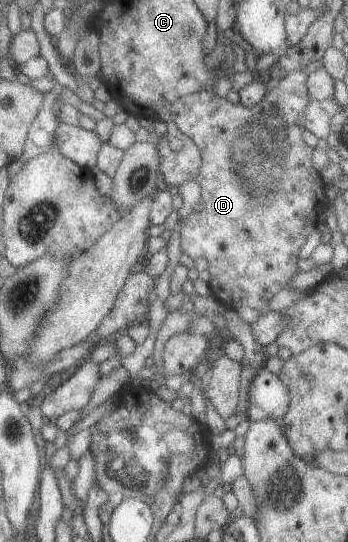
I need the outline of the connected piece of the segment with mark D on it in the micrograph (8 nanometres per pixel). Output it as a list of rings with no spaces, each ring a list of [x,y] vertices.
[[[304,70],[290,71],[288,74],[280,77],[280,81],[268,90],[266,95],[258,101],[252,107],[245,107],[239,102],[236,104],[226,101],[225,98],[218,97],[212,90],[201,91],[178,97],[176,101],[170,103],[168,113],[170,115],[171,123],[182,133],[186,135],[186,138],[190,138],[191,141],[198,147],[201,156],[201,165],[198,169],[196,179],[198,186],[200,187],[200,201],[192,207],[192,211],[186,215],[185,219],[182,219],[180,223],[180,229],[178,229],[180,239],[180,251],[182,254],[187,255],[191,261],[198,258],[206,260],[208,264],[207,275],[208,285],[210,288],[210,296],[221,304],[225,310],[235,310],[236,308],[247,306],[250,309],[260,310],[260,308],[268,302],[268,299],[287,287],[288,282],[292,279],[292,275],[299,269],[296,267],[298,261],[298,253],[300,247],[302,248],[305,240],[312,229],[319,229],[317,227],[316,220],[320,213],[323,212],[328,205],[325,198],[325,185],[319,176],[319,173],[313,169],[311,165],[312,148],[307,147],[304,141],[301,139],[301,134],[304,131],[302,127],[303,116],[302,113],[308,104],[309,98],[305,87],[307,79],[307,73]]]

